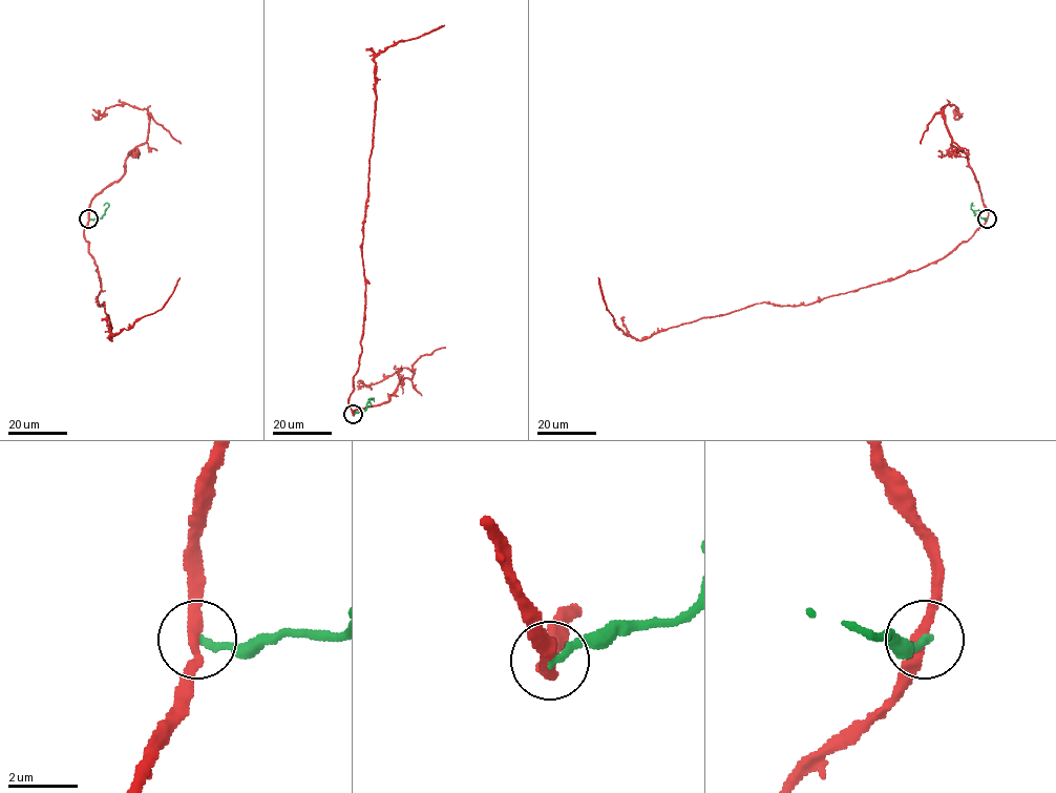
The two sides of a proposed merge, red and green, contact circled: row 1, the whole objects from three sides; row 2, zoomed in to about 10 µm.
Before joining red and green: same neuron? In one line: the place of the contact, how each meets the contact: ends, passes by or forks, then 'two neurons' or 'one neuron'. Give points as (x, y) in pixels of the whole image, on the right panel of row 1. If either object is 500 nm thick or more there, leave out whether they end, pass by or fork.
place (987, 218); red passes by; green ends; two neurons

